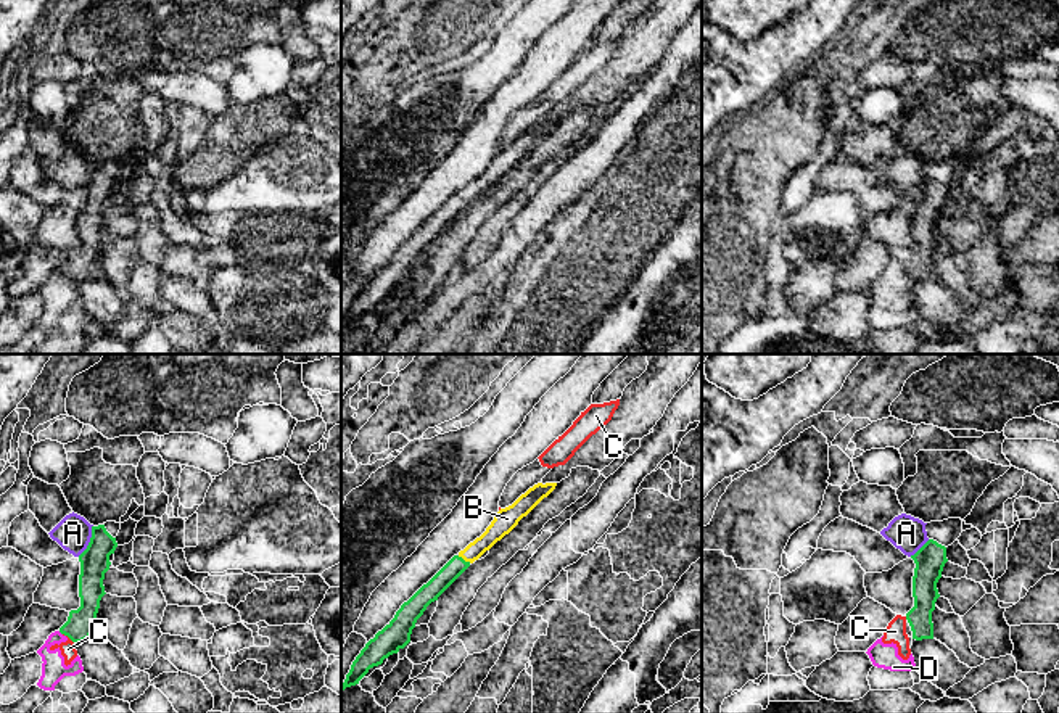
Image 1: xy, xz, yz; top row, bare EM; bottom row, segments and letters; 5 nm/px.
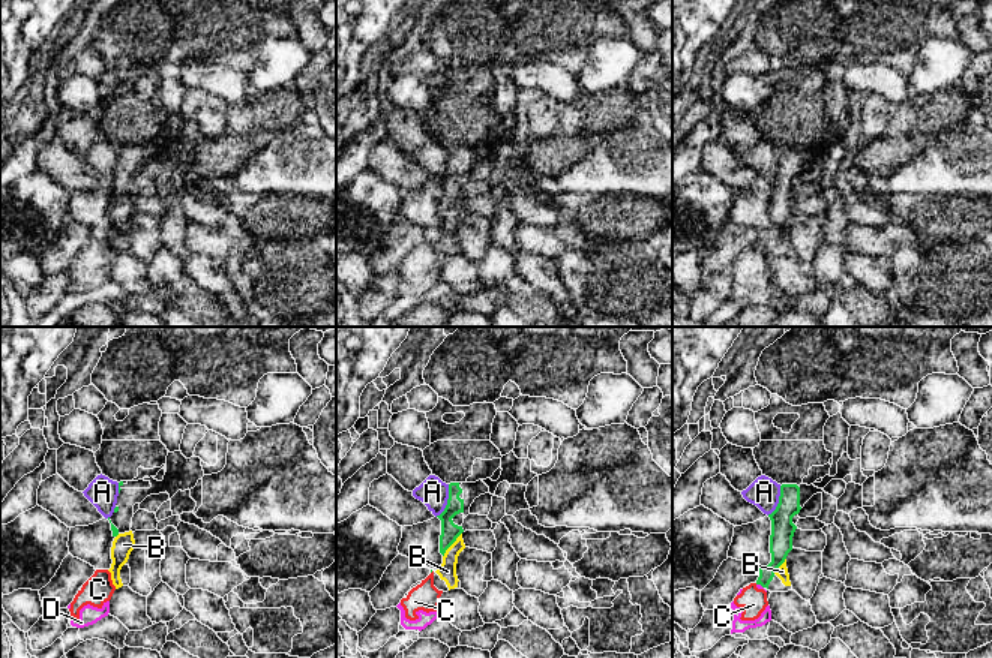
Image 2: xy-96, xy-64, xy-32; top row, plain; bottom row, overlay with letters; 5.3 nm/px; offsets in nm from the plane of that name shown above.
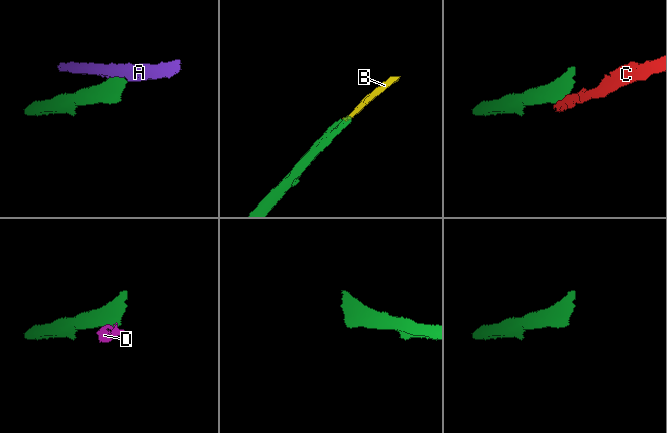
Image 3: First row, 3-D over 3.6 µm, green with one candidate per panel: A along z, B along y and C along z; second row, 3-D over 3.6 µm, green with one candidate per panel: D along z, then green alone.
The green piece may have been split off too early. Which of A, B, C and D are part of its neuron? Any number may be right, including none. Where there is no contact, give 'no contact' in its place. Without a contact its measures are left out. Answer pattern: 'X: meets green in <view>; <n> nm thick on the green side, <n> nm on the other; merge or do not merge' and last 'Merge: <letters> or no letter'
A: meets green in xy; 140 nm thick on the green side, 180 nm on the other; do not merge
B: meets green in xz; 100 nm thick on the green side, 100 nm on the other; merge
C: meets green in xy; 140 nm thick on the green side, 80 nm on the other; do not merge
D: no contact; do not merge
Merge: B

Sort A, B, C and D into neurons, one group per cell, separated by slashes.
A / B / C D

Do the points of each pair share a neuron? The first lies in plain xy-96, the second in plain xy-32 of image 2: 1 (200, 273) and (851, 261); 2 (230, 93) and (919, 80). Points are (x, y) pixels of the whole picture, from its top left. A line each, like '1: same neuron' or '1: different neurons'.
1: same neuron
2: different neurons

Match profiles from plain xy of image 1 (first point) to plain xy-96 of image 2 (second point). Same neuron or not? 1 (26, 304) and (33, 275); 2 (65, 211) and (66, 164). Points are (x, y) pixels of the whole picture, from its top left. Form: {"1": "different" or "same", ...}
{"1": "different", "2": "different"}

